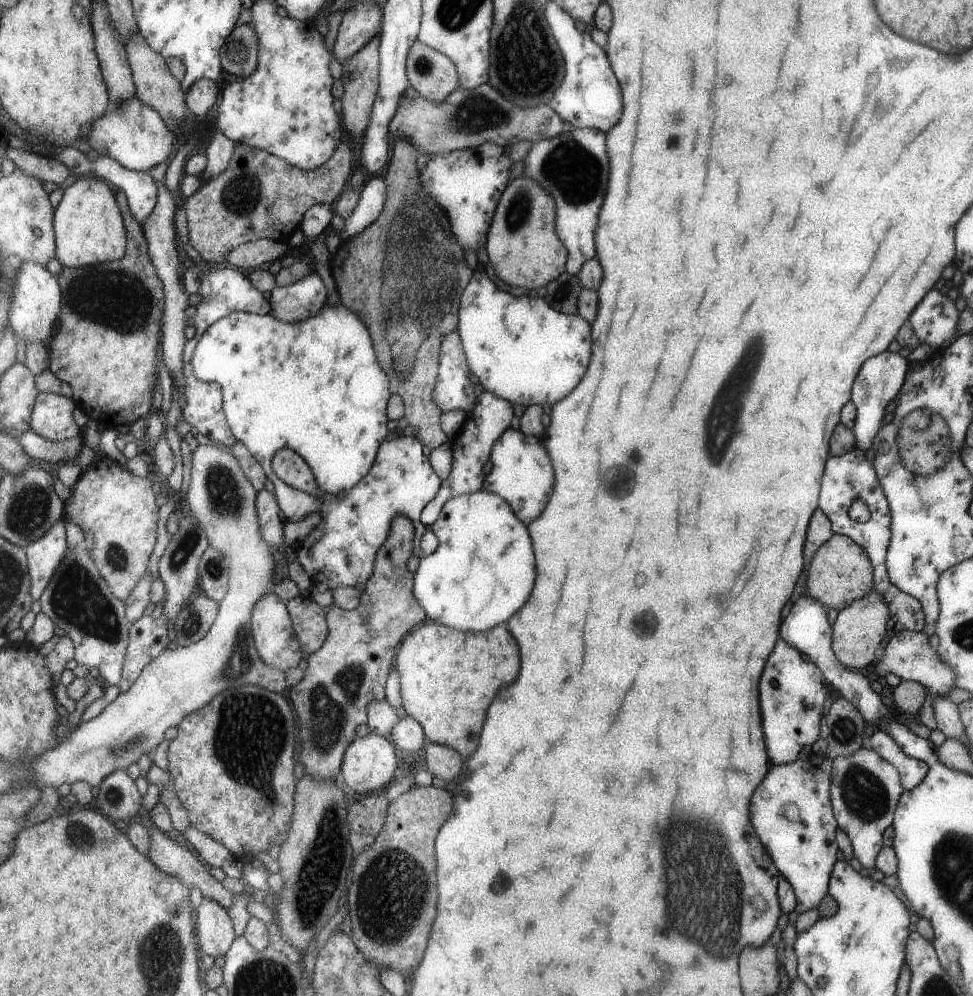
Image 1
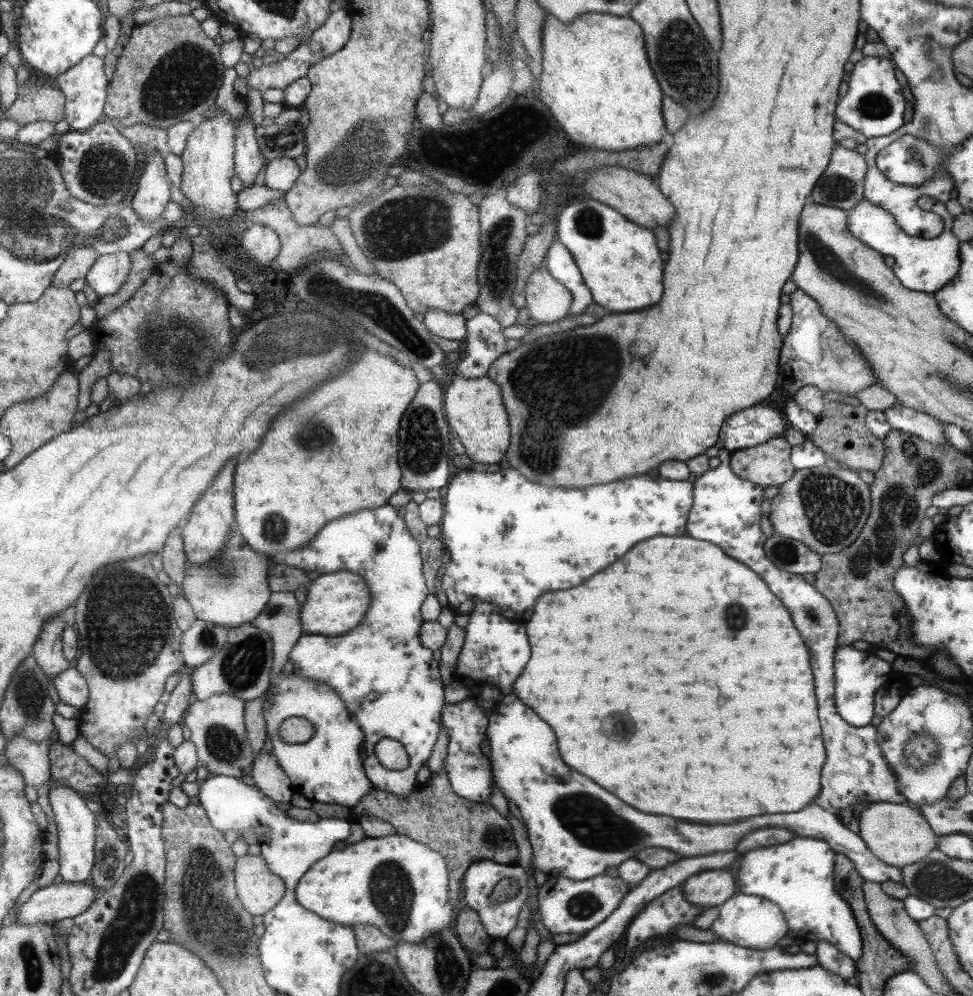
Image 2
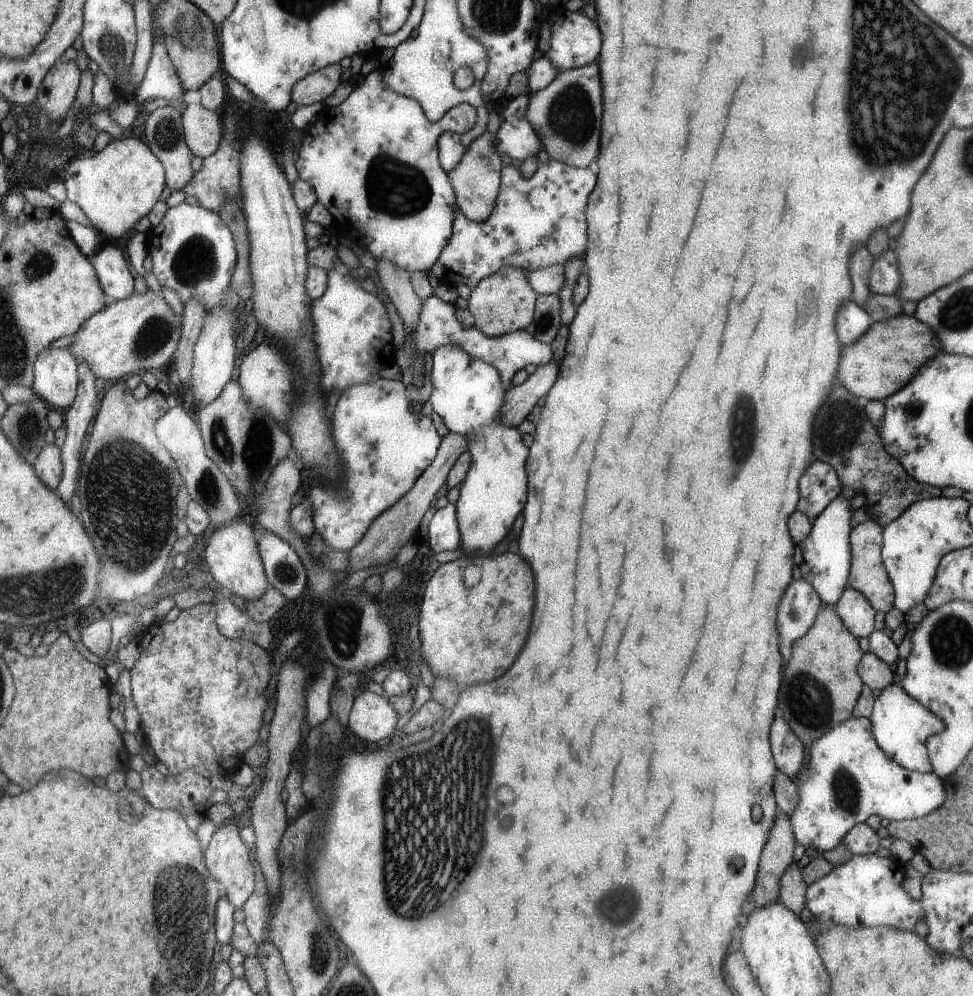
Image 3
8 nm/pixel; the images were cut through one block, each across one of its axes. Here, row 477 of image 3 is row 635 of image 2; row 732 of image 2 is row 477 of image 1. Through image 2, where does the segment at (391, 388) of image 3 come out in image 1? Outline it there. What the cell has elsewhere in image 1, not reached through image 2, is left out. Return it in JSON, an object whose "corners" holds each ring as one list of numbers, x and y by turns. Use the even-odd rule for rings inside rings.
{"corners":[[413,436,398,437,396,440,382,442,378,446,379,454,375,454,375,466,371,466,371,474,359,481,359,486,349,489,343,495,323,495,317,490,317,484,309,472,305,462,301,462,301,456,289,449,279,449,274,457,271,457,270,466,284,483,297,491,305,491,308,496,315,495,320,500,319,523,311,530,309,535,295,544,296,561,305,569,313,583,321,582,332,591,336,586,362,587,373,572,373,564,377,558,377,550,386,542,390,534,391,524,395,517,406,516,413,523,414,537,412,540,412,554,421,556,419,550,419,538,425,532,425,525,421,521,421,512,441,488,442,479,435,474,429,459,423,454,421,443]]}

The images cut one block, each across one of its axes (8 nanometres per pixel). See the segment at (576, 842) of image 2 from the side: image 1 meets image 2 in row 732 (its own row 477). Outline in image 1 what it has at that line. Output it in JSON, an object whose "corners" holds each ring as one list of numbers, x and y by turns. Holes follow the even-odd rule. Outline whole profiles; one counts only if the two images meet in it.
{"corners":[[505,430,493,443,490,450,491,471,486,474,481,490,500,496,507,501,510,509,519,514,519,522,525,526,533,522,551,496,553,486,553,470,551,460,543,448,541,438,531,438,520,430]]}

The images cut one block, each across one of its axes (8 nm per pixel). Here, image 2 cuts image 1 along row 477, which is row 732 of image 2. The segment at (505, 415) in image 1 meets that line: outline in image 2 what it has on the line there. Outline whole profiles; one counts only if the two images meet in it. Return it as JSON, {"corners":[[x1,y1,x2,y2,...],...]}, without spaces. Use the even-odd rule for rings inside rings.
{"corners":[[463,699,456,703,445,703,441,712,441,727,447,732,446,757,444,768,447,780,455,793,465,800,475,801,477,804,487,804,489,793,494,782,491,776,489,759,482,753,482,740,487,726,486,714,473,699]]}

